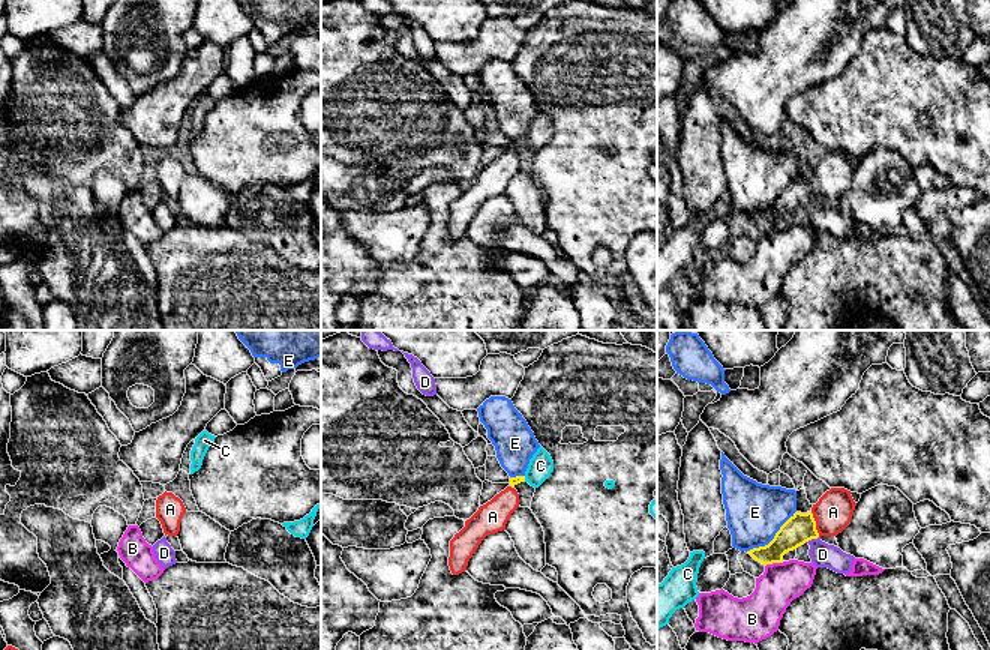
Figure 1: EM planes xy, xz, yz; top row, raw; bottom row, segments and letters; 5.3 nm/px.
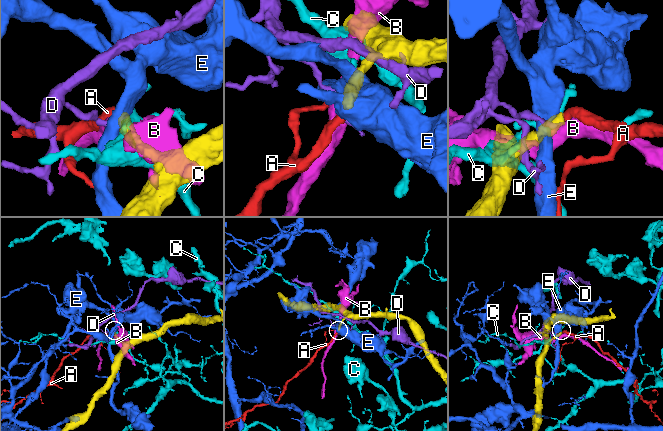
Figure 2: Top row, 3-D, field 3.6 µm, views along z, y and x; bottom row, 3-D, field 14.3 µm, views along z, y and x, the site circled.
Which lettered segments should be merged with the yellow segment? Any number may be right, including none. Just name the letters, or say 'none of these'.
A

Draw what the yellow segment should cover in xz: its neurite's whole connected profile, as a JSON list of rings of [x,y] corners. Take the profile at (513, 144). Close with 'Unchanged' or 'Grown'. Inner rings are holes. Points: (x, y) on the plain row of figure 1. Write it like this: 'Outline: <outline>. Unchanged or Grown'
Outline: [[[525,140],[510,141],[510,149],[480,170],[450,204],[448,230],[453,239],[466,234],[470,222],[486,200],[506,194],[507,185],[519,171],[519,158],[514,150],[520,146],[525,146]]]. Grown

